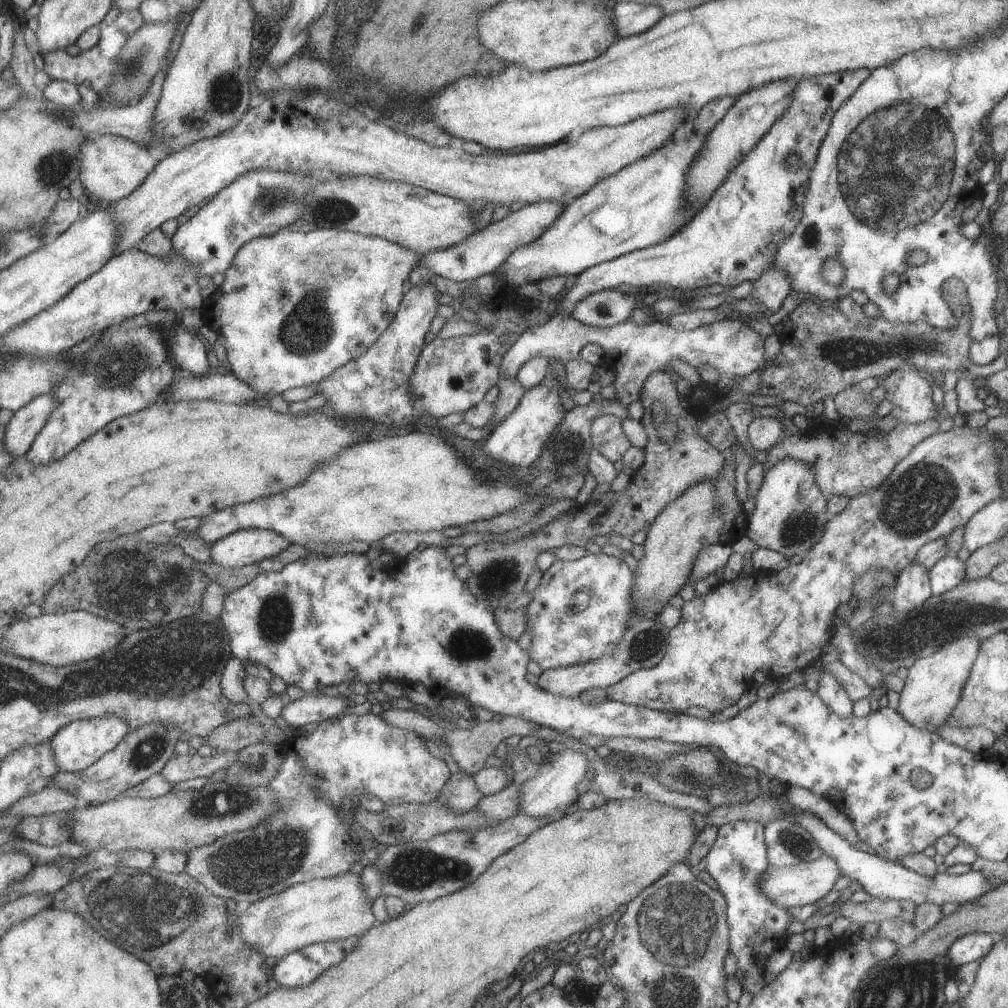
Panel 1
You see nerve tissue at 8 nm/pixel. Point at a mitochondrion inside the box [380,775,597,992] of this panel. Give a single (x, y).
(417, 870)

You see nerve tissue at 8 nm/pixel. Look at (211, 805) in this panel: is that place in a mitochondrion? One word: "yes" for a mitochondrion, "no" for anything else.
yes

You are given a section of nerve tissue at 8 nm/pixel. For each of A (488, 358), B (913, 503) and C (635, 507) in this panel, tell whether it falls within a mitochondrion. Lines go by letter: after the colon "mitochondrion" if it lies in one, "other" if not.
A: other
B: mitochondrion
C: other

